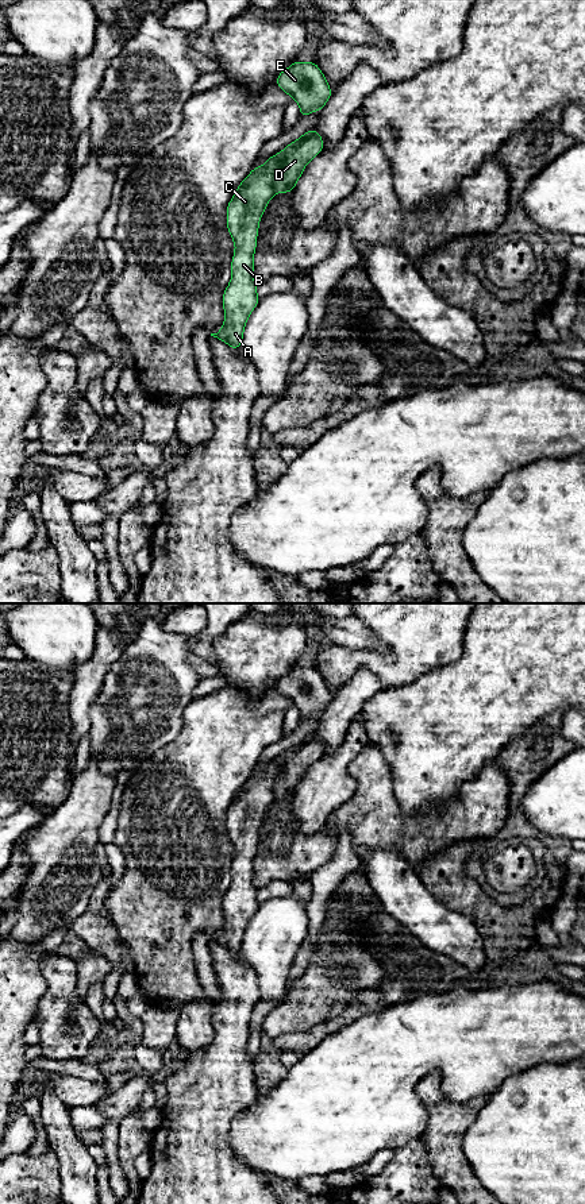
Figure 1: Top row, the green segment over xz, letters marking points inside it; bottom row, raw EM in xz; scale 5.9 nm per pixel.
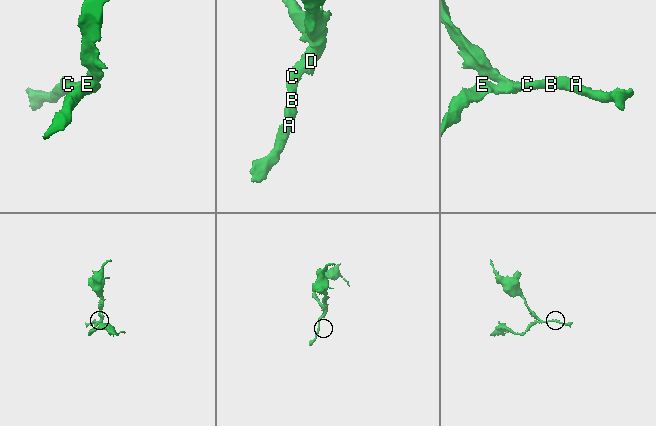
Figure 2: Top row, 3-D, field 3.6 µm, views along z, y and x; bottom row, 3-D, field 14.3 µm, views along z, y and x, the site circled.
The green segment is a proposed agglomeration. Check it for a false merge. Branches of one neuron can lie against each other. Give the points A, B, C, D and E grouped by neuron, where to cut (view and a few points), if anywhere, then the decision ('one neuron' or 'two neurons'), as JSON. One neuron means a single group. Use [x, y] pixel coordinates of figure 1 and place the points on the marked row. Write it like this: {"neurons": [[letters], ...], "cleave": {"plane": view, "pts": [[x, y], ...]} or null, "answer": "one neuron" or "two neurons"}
{"neurons": [["A", "B", "C", "E"], ["D"]], "cleave": {"plane": "xz", "pts": [[280, 153], [281, 166], [273, 184], [273, 193]]}, "answer": "two neurons"}

